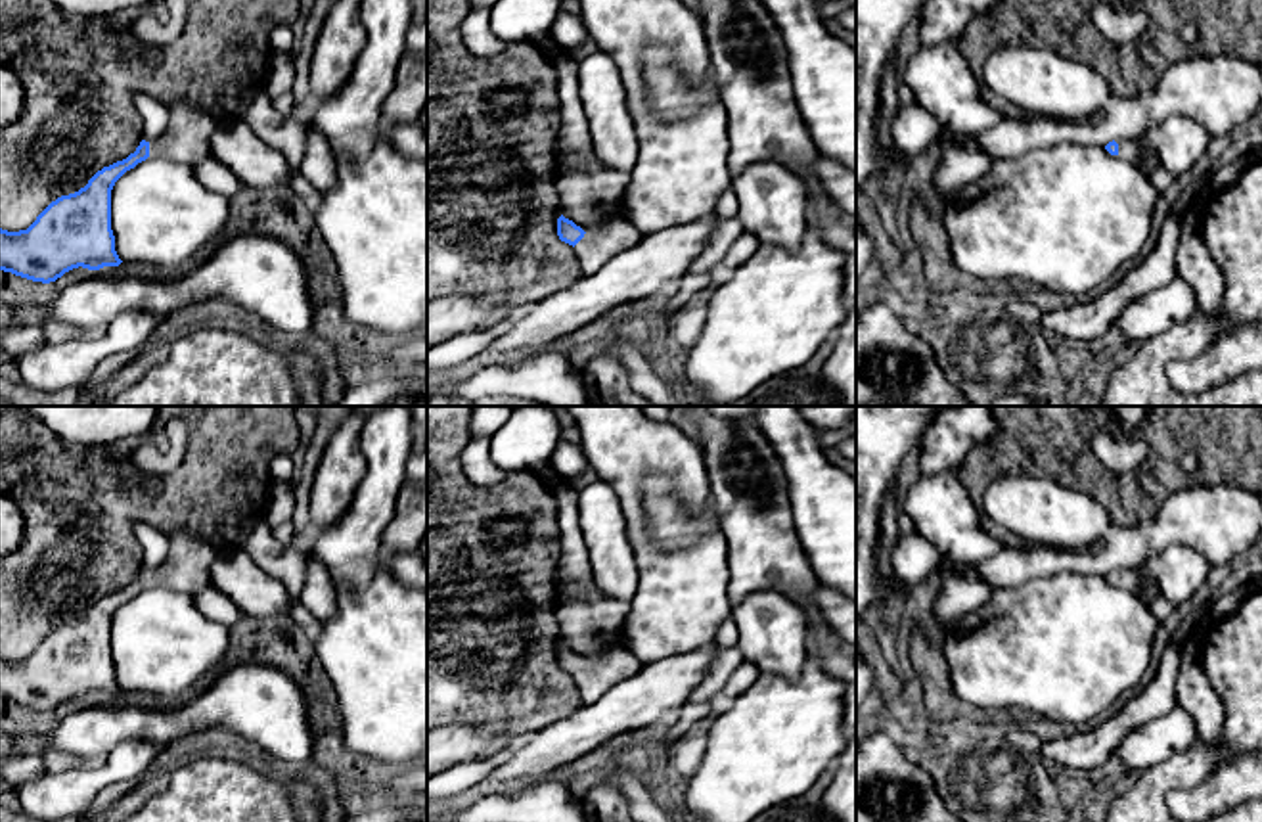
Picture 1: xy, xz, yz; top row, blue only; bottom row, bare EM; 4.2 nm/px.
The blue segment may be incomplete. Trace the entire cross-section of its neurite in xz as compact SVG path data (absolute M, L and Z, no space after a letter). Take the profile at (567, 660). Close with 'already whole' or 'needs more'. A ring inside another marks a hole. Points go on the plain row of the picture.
M563 644L557 648L557 665L575 676L584 705L594 703L609 688L634 676L643 667L628 648L609 651L597 661L584 661Z | needs more

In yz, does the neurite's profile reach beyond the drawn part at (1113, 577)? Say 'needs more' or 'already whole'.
needs more

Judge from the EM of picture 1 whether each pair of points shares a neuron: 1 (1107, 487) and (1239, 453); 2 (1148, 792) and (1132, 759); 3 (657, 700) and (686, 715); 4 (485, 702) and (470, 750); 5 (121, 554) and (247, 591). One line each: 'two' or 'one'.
1: one
2: two
3: two
4: two
5: two

